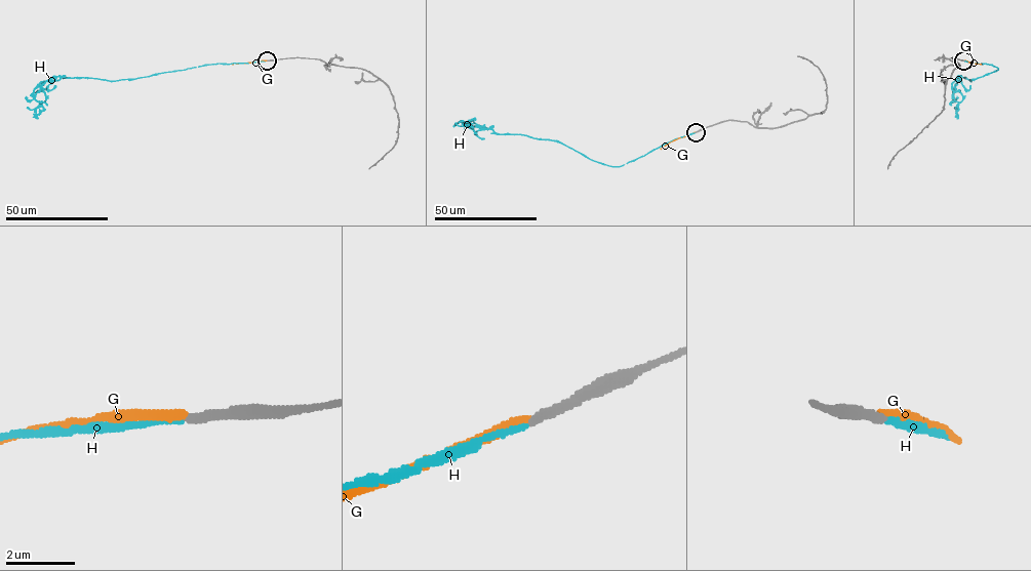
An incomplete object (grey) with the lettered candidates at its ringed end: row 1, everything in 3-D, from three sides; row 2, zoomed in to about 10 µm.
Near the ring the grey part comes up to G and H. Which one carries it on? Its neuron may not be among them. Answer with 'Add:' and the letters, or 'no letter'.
Add: H

